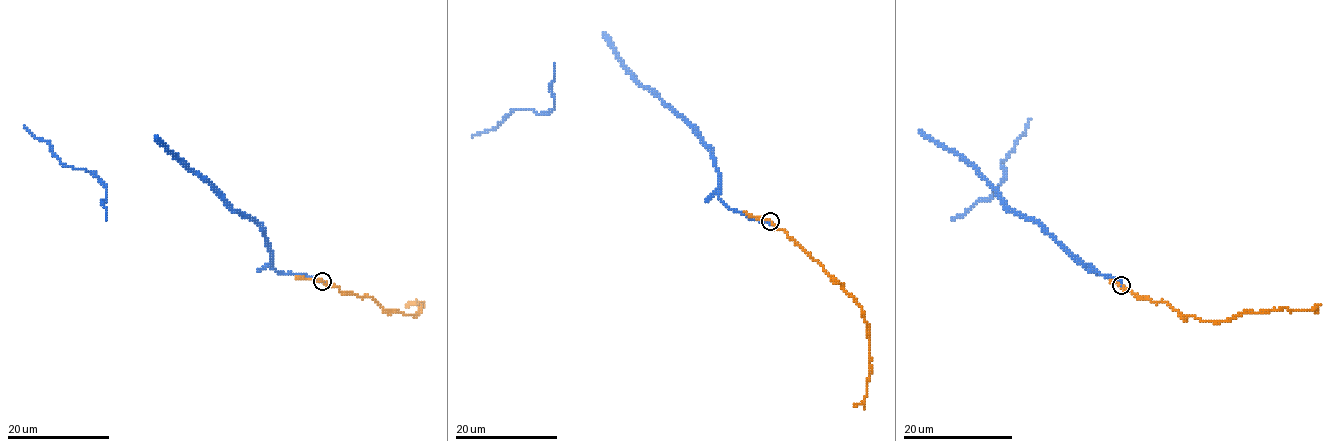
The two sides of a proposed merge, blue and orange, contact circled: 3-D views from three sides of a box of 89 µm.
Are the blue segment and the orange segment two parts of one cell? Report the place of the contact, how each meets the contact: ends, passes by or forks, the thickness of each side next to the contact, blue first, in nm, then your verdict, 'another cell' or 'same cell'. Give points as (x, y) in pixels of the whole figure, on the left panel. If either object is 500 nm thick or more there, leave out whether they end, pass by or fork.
place (322, 281); blue ends; orange passes by; calibres 240 and 200 nm; another cell

